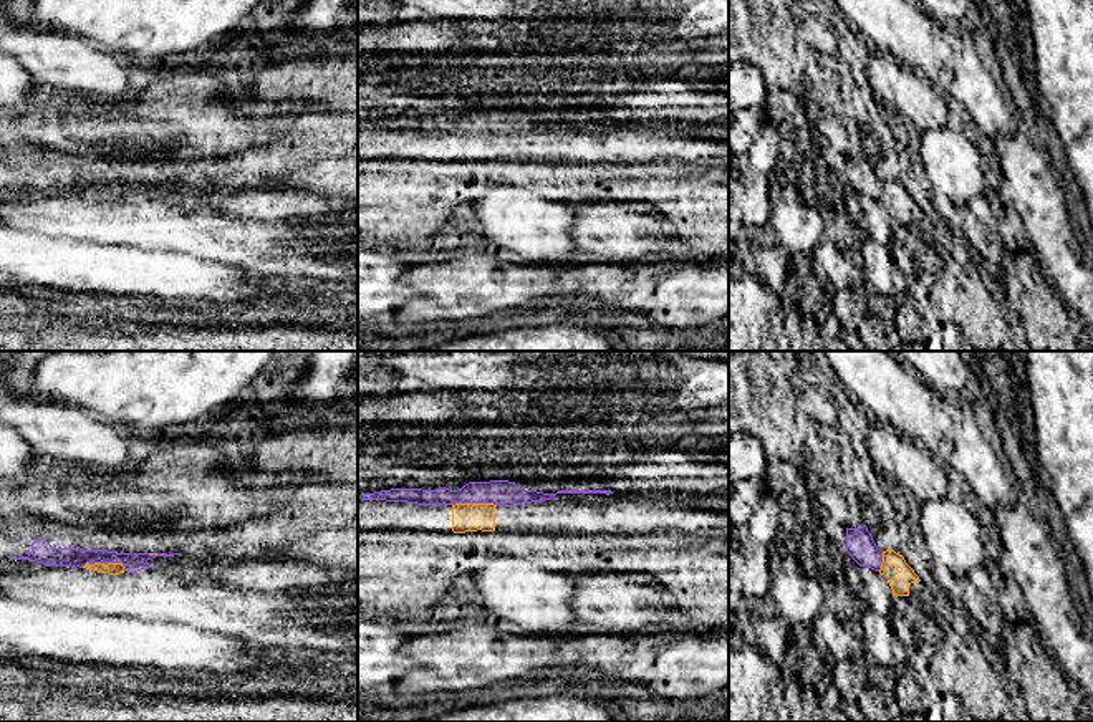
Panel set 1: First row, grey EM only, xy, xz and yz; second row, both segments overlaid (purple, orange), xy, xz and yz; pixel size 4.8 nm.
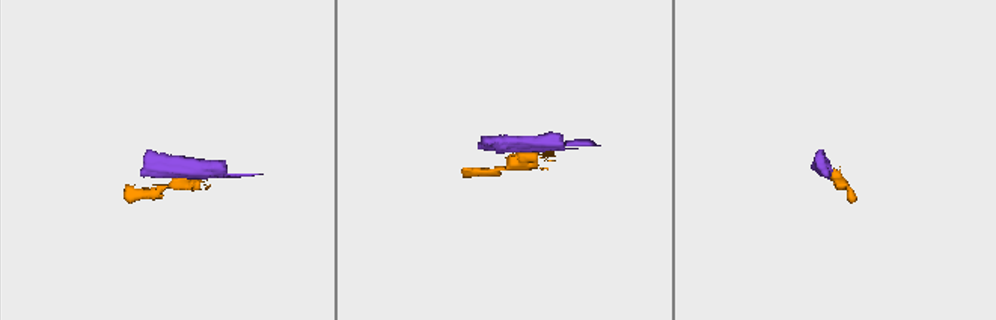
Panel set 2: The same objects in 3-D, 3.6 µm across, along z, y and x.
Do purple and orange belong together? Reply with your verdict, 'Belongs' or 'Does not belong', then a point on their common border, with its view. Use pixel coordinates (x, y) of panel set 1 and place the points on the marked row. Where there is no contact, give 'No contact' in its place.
Does not belong. Touches purple at xy (105, 563)

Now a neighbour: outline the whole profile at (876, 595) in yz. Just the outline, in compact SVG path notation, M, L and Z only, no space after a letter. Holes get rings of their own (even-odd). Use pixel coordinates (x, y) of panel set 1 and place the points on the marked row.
M846 556L846 580L850 591L855 593L869 609L881 616L893 611L893 590L888 578L868 566L859 566Z

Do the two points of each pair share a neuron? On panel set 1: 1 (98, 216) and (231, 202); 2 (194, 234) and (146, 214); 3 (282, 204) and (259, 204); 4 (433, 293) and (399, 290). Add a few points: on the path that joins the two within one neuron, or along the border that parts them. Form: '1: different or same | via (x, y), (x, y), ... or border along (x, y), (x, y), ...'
1: different | border along (154, 197), (186, 211), (212, 211)
2: same | via (182, 232), (158, 226)
3: same | via (277, 204), (264, 204)
4: different | border along (411, 267), (403, 279), (409, 295), (394, 312)

